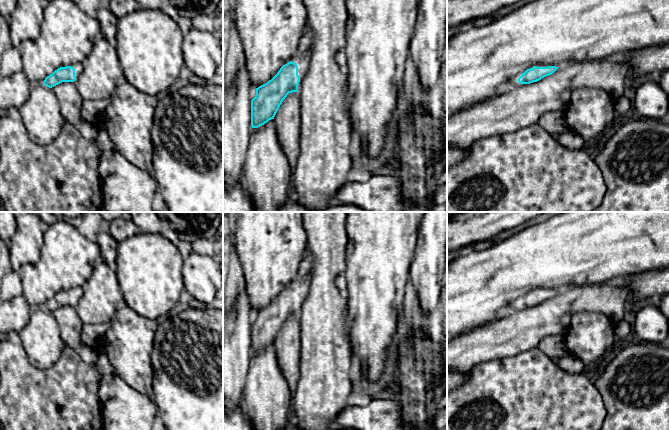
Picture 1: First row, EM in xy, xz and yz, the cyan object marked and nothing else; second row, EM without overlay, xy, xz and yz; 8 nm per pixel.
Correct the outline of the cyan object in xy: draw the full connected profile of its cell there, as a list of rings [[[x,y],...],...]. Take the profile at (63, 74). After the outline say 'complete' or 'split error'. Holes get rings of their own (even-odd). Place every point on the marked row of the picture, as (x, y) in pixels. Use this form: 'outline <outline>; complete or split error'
outline [[[78,62],[66,67],[60,67],[47,76],[43,81],[43,84],[49,88],[52,88],[62,82],[73,82],[76,84],[83,70],[83,62]]]; split error

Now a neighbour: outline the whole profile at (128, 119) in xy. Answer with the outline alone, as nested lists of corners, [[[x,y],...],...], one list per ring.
[[[122,80],[100,121],[115,150],[147,172],[153,171],[151,130],[154,114],[155,107],[147,102],[146,95]]]

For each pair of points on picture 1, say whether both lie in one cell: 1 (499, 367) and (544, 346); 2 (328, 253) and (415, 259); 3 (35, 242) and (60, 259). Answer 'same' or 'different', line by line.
1: different
2: different
3: different

